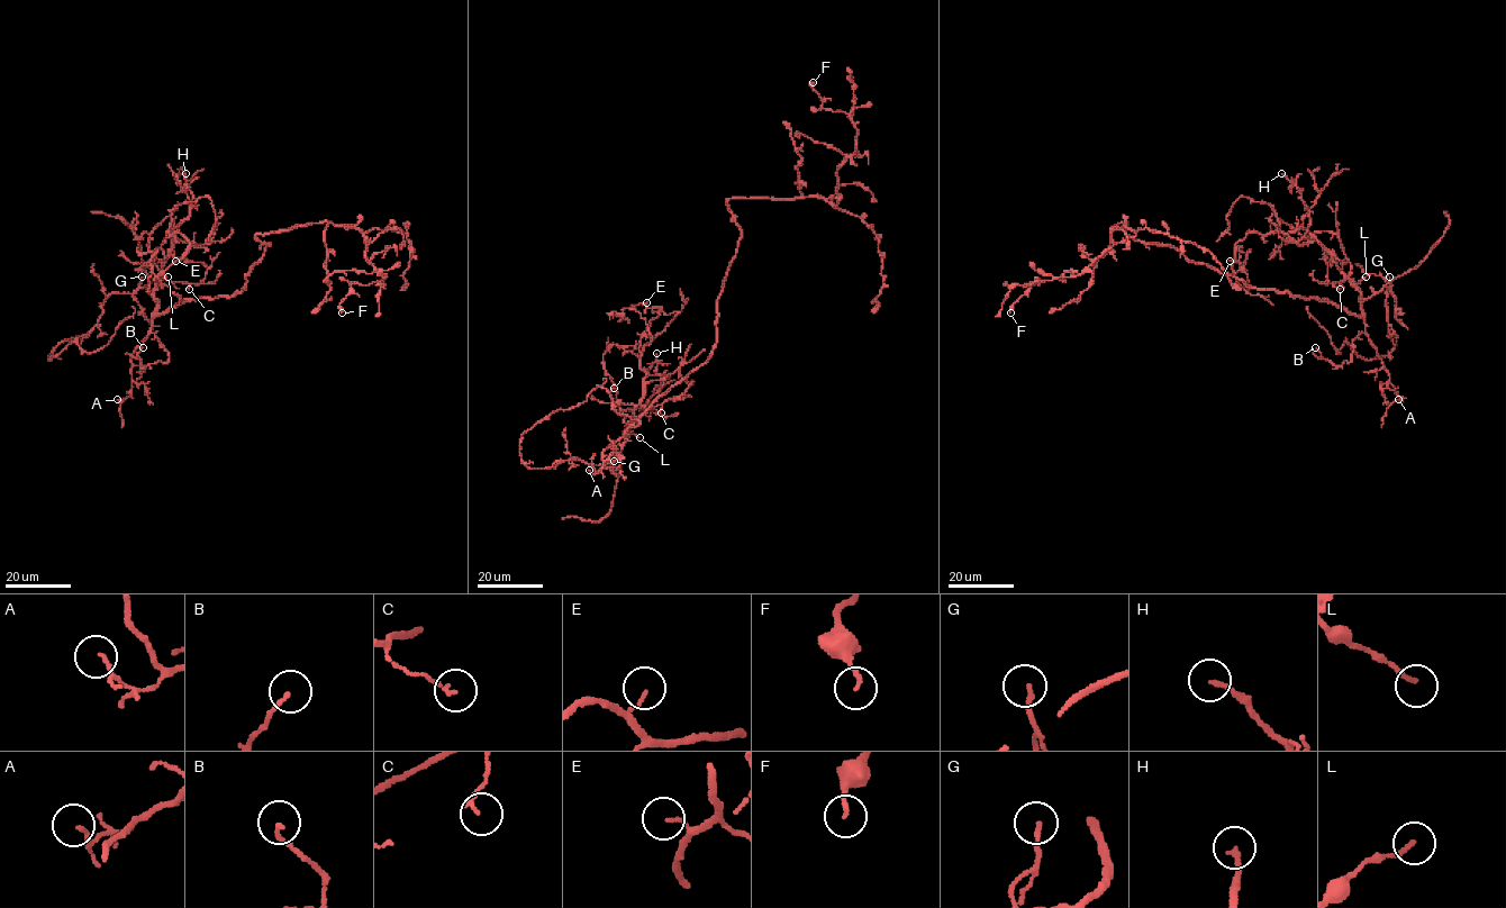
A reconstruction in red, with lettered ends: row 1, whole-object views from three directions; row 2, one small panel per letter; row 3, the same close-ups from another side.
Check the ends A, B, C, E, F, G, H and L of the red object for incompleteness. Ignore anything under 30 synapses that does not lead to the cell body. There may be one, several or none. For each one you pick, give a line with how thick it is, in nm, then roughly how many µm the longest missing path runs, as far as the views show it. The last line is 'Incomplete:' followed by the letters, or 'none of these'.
H: 180 nm thick; about 20 µm are missing
Incomplete: H

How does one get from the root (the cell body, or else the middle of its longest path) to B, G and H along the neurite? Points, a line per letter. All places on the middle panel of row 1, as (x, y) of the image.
B: (715, 345), (710, 356), (662, 395), (623, 437), (632, 425), (641, 423), (613, 407), (609, 392), (614, 388)
G: (715, 345), (705, 362), (662, 395), (625, 432), (627, 439), (614, 461)
H: (715, 345), (710, 356), (662, 395), (626, 434), (643, 380), (663, 379), (656, 353)

